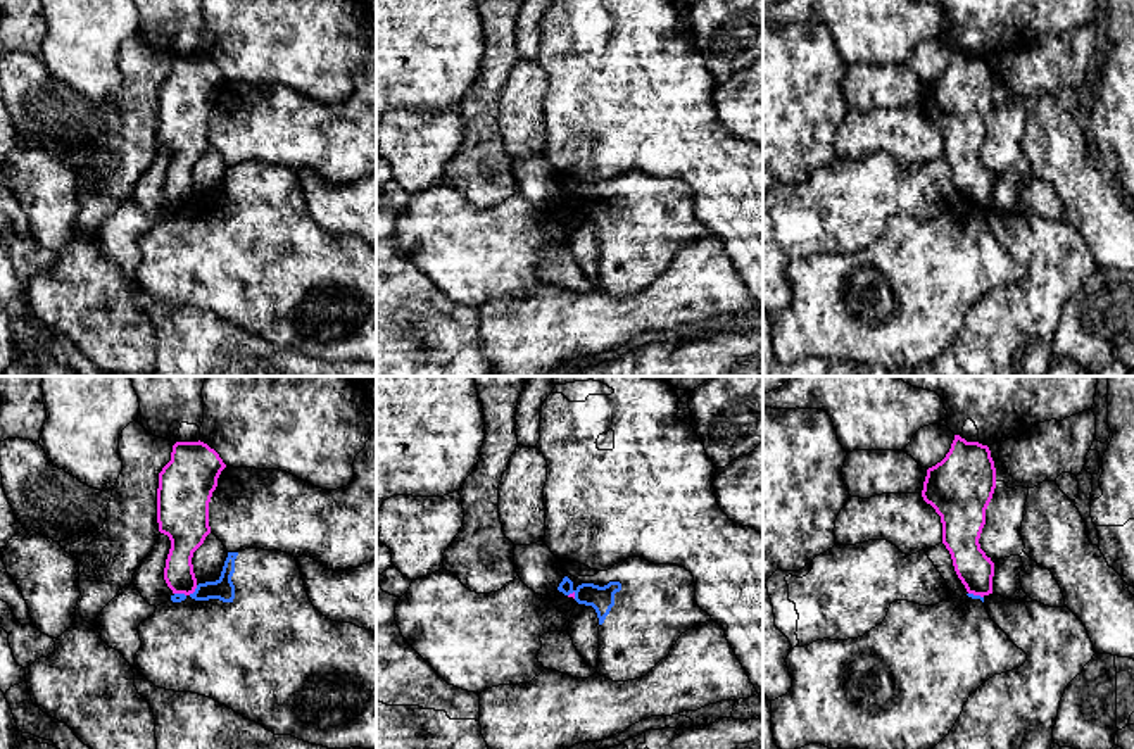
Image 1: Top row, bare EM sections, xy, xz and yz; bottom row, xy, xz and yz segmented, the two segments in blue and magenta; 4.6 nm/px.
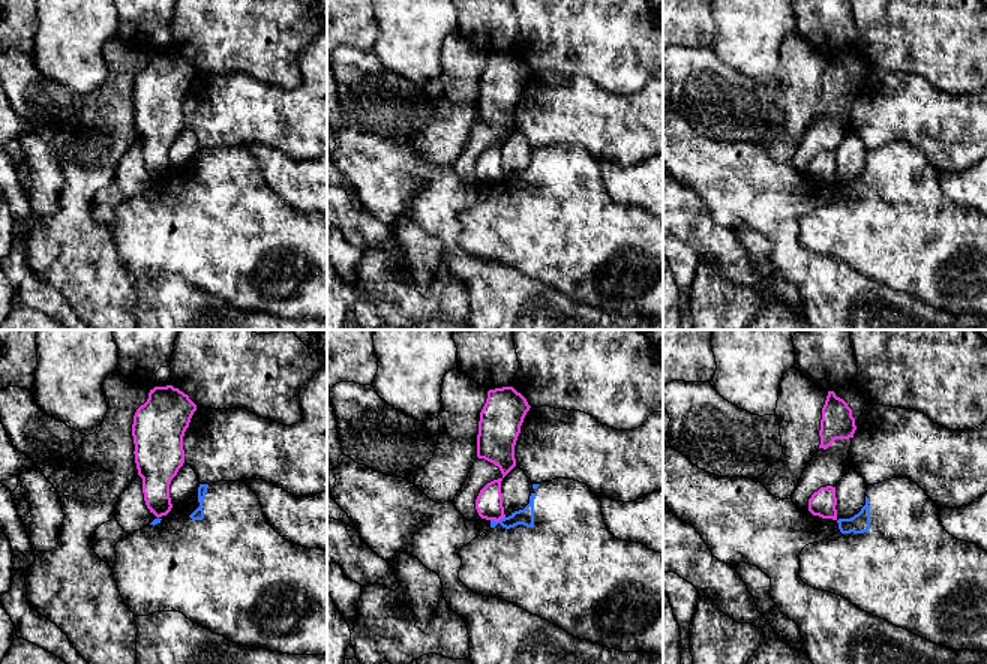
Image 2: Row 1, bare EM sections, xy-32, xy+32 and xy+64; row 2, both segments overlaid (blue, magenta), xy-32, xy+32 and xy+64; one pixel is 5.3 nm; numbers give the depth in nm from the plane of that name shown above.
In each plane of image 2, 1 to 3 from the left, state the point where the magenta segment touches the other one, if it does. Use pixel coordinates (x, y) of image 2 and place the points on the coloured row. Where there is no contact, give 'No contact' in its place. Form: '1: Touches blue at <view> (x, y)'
1: No contact
2: Touches blue at xy+32 (497, 522)
3: No contact

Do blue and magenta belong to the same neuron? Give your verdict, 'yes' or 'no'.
no

